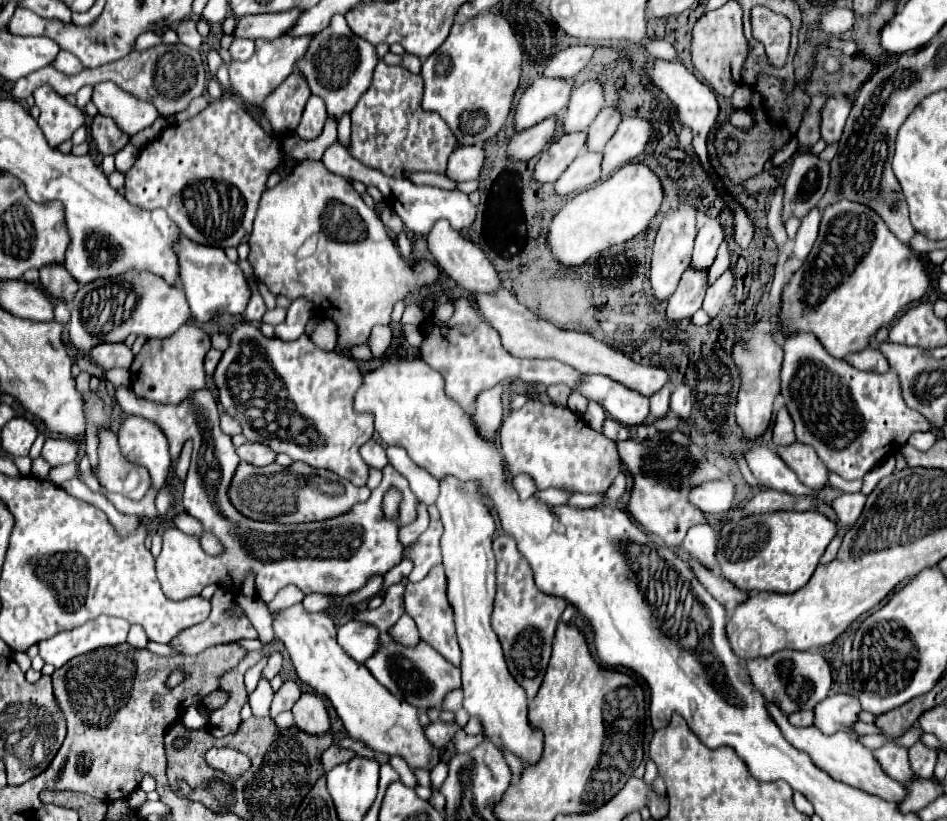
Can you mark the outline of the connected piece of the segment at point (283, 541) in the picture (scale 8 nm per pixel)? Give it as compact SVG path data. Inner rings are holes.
M121 386L115 392L121 408L127 414L143 416L161 426L169 438L169 450L173 462L177 460L185 440L193 441L191 468L185 482L183 506L185 512L197 518L205 534L219 538L223 552L209 556L201 550L199 536L189 536L177 528L165 528L163 548L157 556L157 578L163 586L163 594L171 600L183 600L199 594L209 584L219 584L227 590L239 588L249 574L255 578L257 596L269 604L275 594L287 584L297 586L303 594L325 594L331 598L329 612L339 610L337 598L345 598L361 590L369 574L385 574L403 560L403 544L399 542L399 526L411 524L415 520L417 498L409 488L405 476L401 476L391 464L383 468L381 484L371 492L369 500L357 504L347 516L337 516L325 522L309 524L275 524L257 522L243 516L229 500L229 486L239 466L239 456L231 444L231 436L223 434L219 428L219 410L213 394L203 388L177 406L151 404L131 392L131 386ZM397 486L403 492L403 502L399 508L399 520L391 522L381 512L381 498L387 488Z

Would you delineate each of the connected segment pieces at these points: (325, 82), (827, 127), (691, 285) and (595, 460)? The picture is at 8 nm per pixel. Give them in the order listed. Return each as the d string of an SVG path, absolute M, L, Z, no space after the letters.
M335 16L335 20L331 20L329 28L325 28L323 32L319 32L315 36L307 56L303 56L303 60L299 60L297 70L303 72L303 76L307 76L311 92L325 100L327 112L339 120L345 112L353 110L359 96L371 84L371 72L377 66L377 62L379 60L375 54L375 46L365 44L365 40L359 40L349 30L345 16Z
M835 96L827 98L827 104L823 108L823 122L821 122L821 138L827 140L827 144L835 142L841 138L845 120L851 110L851 100L847 96Z
M689 266L681 276L681 282L679 282L675 294L669 298L667 316L673 320L693 316L703 304L703 296L705 296L707 286L709 286L707 270L699 270L695 266Z
M539 400L527 402L503 420L499 442L509 476L527 474L533 478L537 490L557 488L571 494L605 494L615 476L623 470L613 440L589 428L587 422L571 410L541 404Z

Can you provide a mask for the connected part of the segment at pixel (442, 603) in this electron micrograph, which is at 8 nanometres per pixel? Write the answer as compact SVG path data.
M435 566L421 582L415 582L415 584L407 582L407 586L405 586L405 612L415 620L421 638L427 644L431 644L439 654L443 654L445 660L459 666L461 648L457 644L453 608L447 600L447 576L443 572L443 566Z

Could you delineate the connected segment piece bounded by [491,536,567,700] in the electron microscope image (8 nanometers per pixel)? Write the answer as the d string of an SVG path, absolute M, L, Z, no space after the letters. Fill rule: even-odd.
M497 536L493 540L493 552L497 558L497 596L493 610L493 630L501 640L505 660L511 676L525 688L527 698L533 700L543 682L549 656L551 642L555 634L555 626L567 606L563 598L551 596L535 588L533 570L523 554L519 552L515 540L511 536Z

